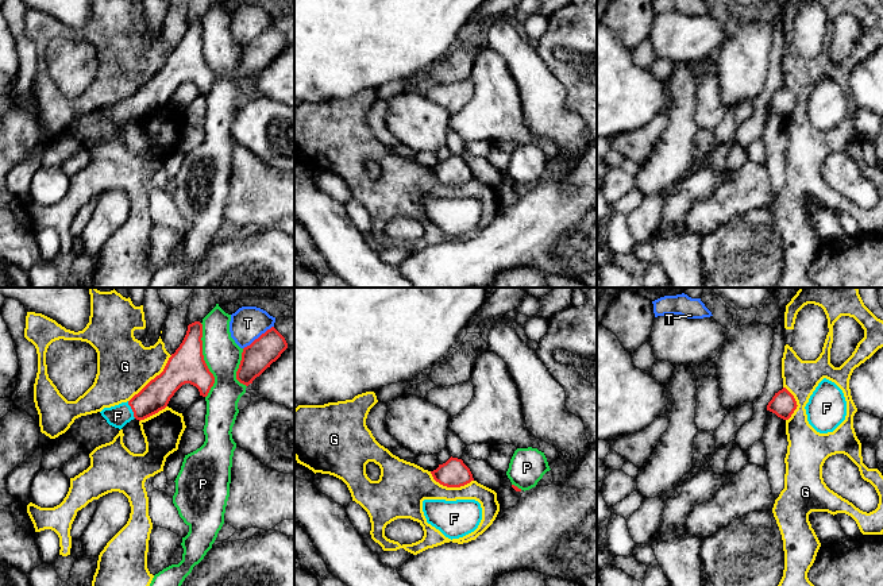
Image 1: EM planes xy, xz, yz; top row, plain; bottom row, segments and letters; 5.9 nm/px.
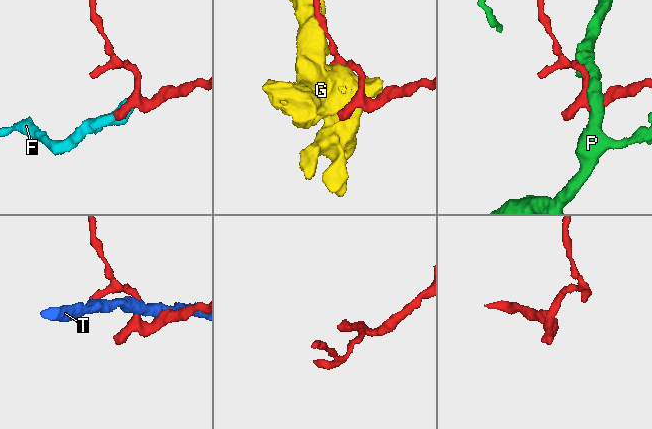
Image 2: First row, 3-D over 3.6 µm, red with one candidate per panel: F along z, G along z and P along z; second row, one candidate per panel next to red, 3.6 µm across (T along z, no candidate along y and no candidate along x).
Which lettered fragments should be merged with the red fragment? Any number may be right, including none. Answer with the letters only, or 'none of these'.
F

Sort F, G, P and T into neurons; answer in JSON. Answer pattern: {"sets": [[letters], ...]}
{"sets": [["F"], ["G"], ["P"], ["T"]]}

